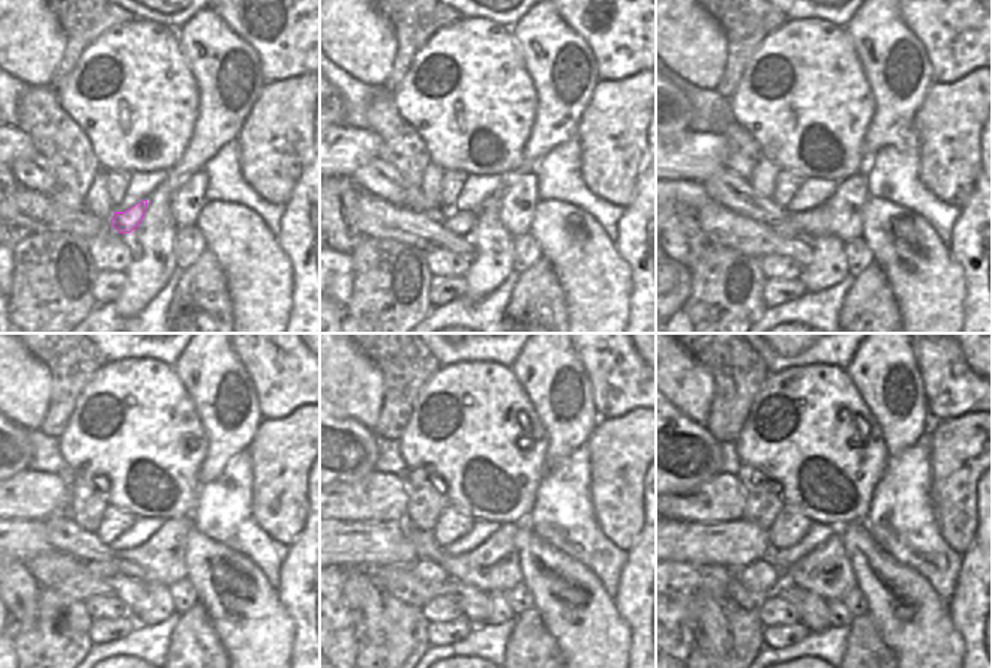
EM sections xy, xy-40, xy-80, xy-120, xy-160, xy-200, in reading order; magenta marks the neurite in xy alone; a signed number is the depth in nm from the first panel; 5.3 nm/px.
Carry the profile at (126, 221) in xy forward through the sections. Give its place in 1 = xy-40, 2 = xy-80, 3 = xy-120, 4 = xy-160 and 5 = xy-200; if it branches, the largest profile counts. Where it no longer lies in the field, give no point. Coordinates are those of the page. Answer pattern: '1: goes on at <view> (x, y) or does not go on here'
1: goes on at xy-40 (459, 222)
2: goes on at xy-80 (787, 230)
3: goes on at xy-120 (99, 569)
4: goes on at xy-160 (425, 571)
5: goes on at xy-200 (760, 577)

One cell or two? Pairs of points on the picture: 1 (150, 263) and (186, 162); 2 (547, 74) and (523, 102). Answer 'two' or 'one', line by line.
1: one
2: two

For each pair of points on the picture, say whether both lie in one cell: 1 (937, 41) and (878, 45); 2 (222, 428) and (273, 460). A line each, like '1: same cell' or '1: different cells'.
1: different cells
2: different cells

